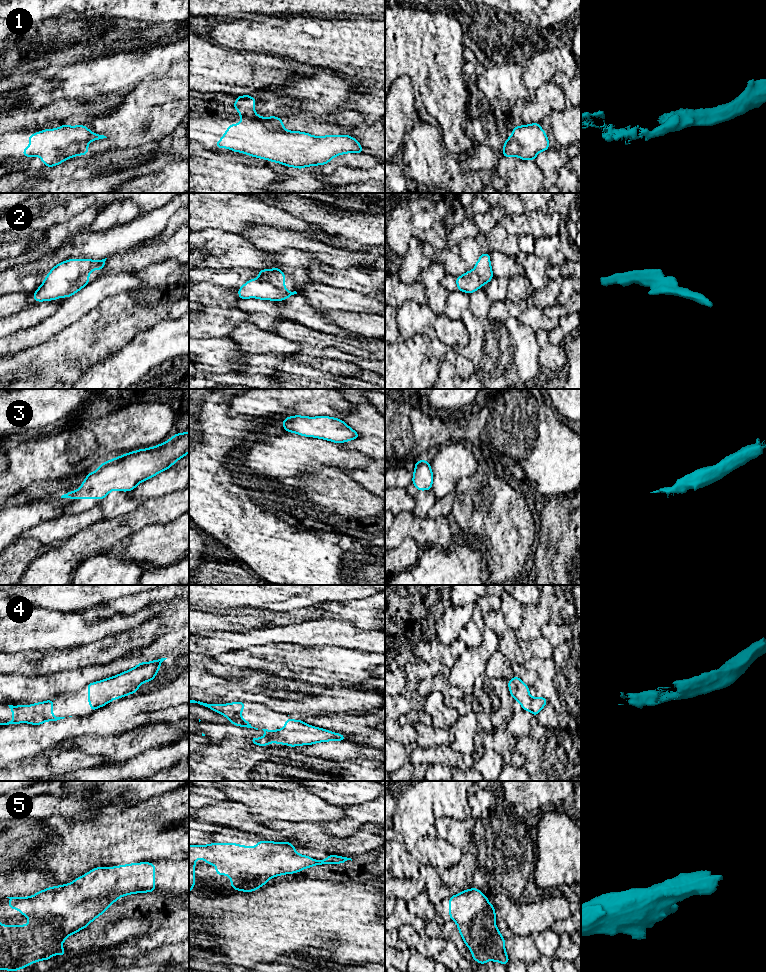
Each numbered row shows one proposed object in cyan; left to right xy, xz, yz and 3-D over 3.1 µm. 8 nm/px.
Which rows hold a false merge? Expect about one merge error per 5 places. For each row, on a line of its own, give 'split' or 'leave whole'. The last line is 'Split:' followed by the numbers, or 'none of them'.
1: split
2: leave whole
3: leave whole
4: leave whole
5: leave whole
Split: 1

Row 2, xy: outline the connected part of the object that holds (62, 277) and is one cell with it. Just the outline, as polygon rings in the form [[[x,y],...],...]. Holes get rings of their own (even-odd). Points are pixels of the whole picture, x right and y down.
[[[70,259],[59,263],[51,269],[35,291],[34,300],[41,302],[70,297],[89,284],[89,273],[95,269],[101,271],[106,259]]]

